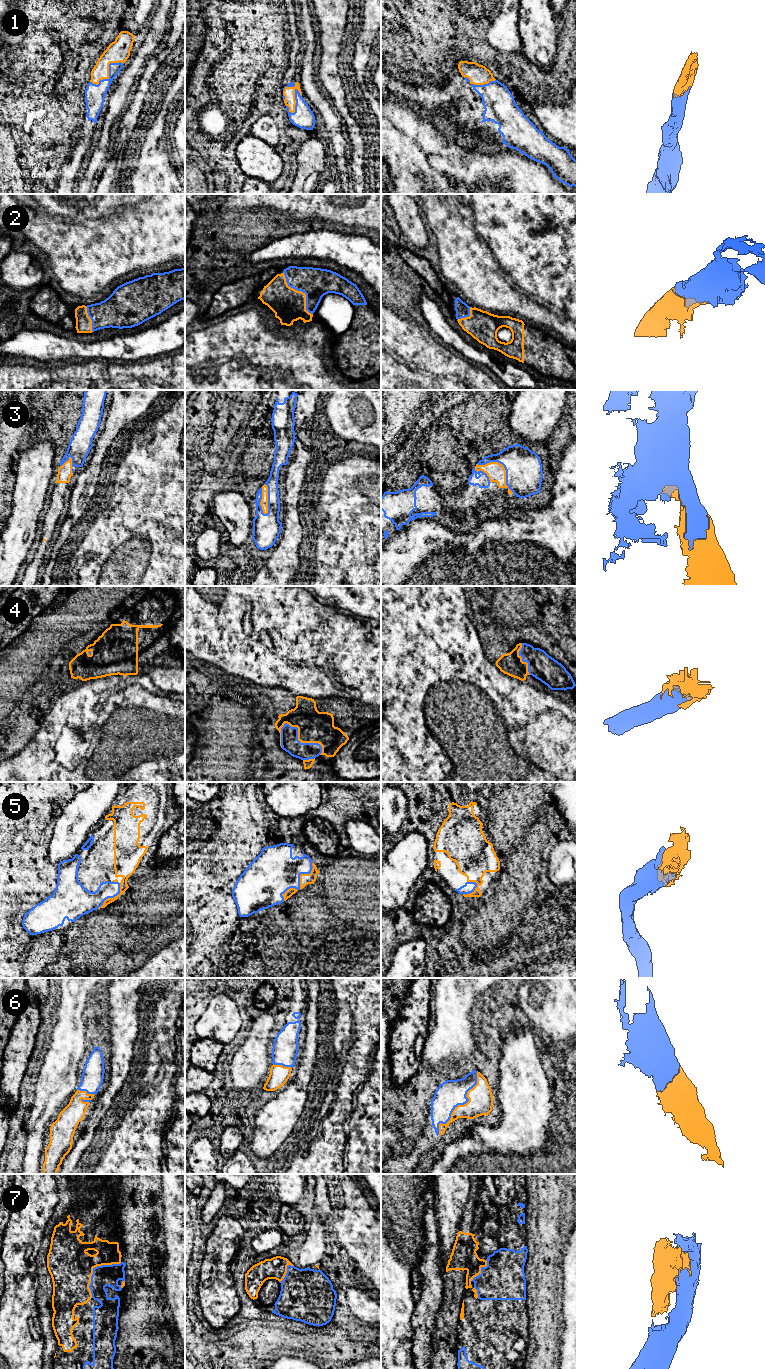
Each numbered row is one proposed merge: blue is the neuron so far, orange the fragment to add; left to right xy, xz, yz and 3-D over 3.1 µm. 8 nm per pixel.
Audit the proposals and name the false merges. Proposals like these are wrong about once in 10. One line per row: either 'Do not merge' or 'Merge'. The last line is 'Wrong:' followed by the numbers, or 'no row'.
1: Merge
2: Merge
3: Merge
4: Merge
5: Merge
6: Merge
7: Merge
Wrong: no row

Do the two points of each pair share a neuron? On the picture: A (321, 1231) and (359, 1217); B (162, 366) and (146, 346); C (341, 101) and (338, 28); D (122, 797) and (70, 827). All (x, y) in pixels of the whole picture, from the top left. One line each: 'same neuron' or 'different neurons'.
A: different neurons
B: different neurons
C: different neurons
D: different neurons

